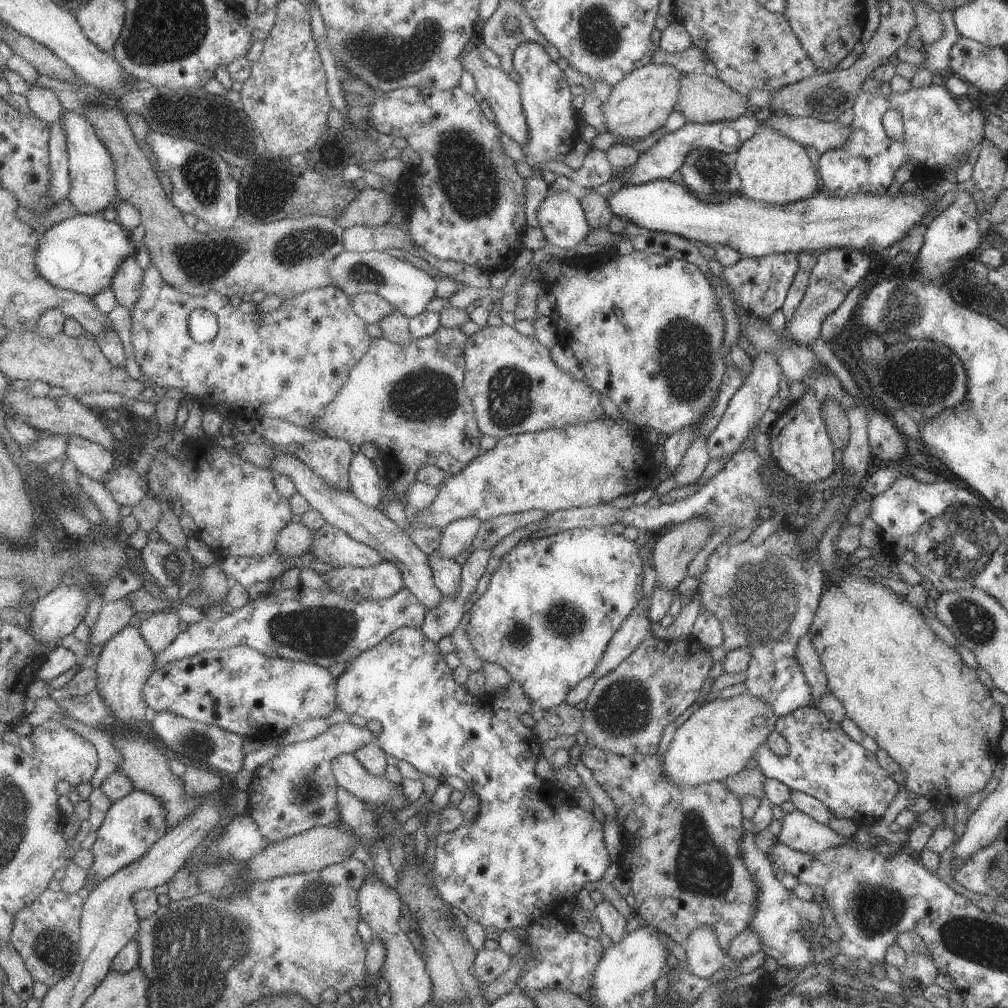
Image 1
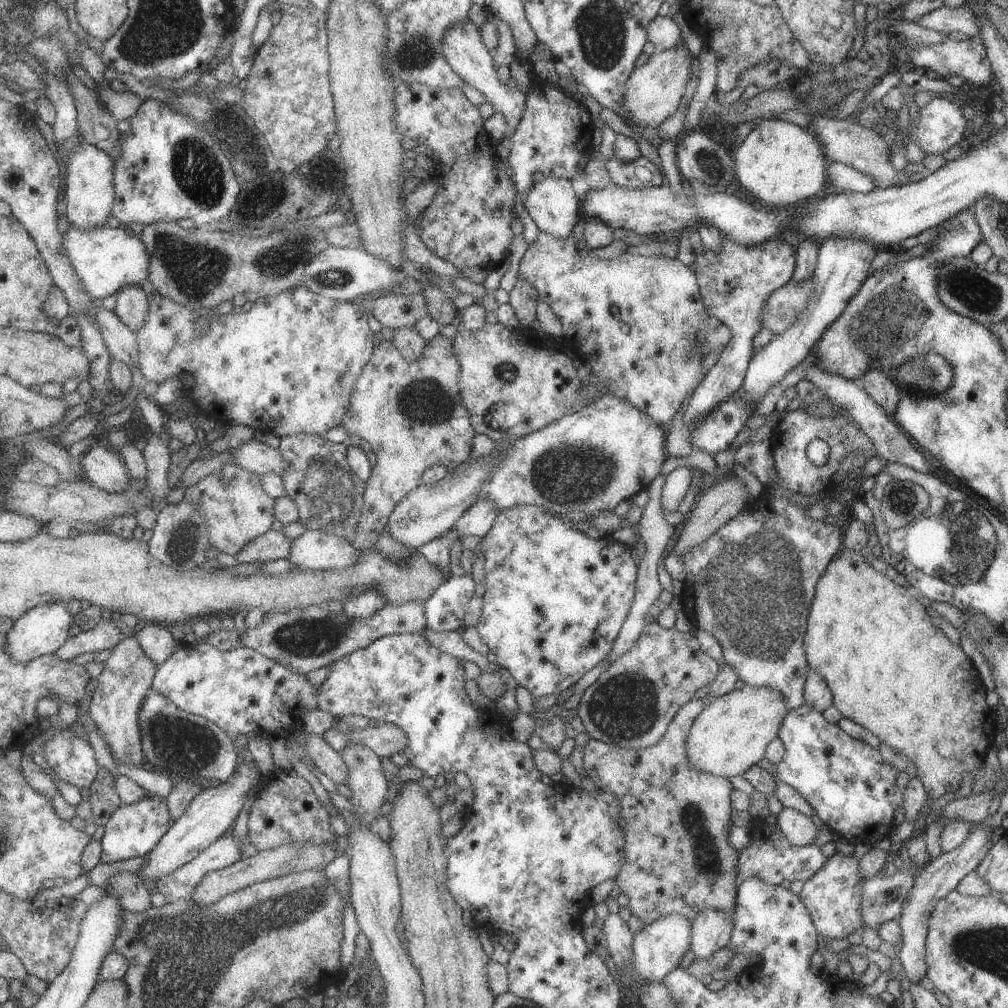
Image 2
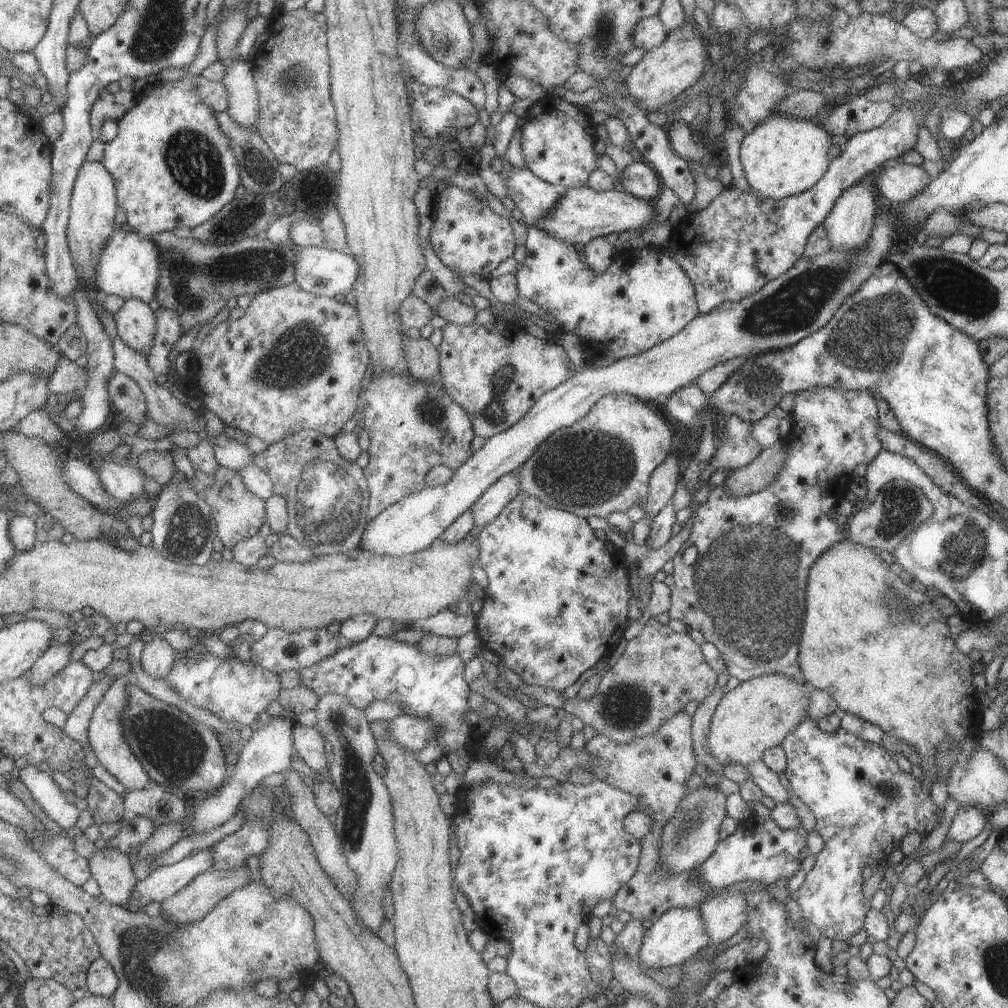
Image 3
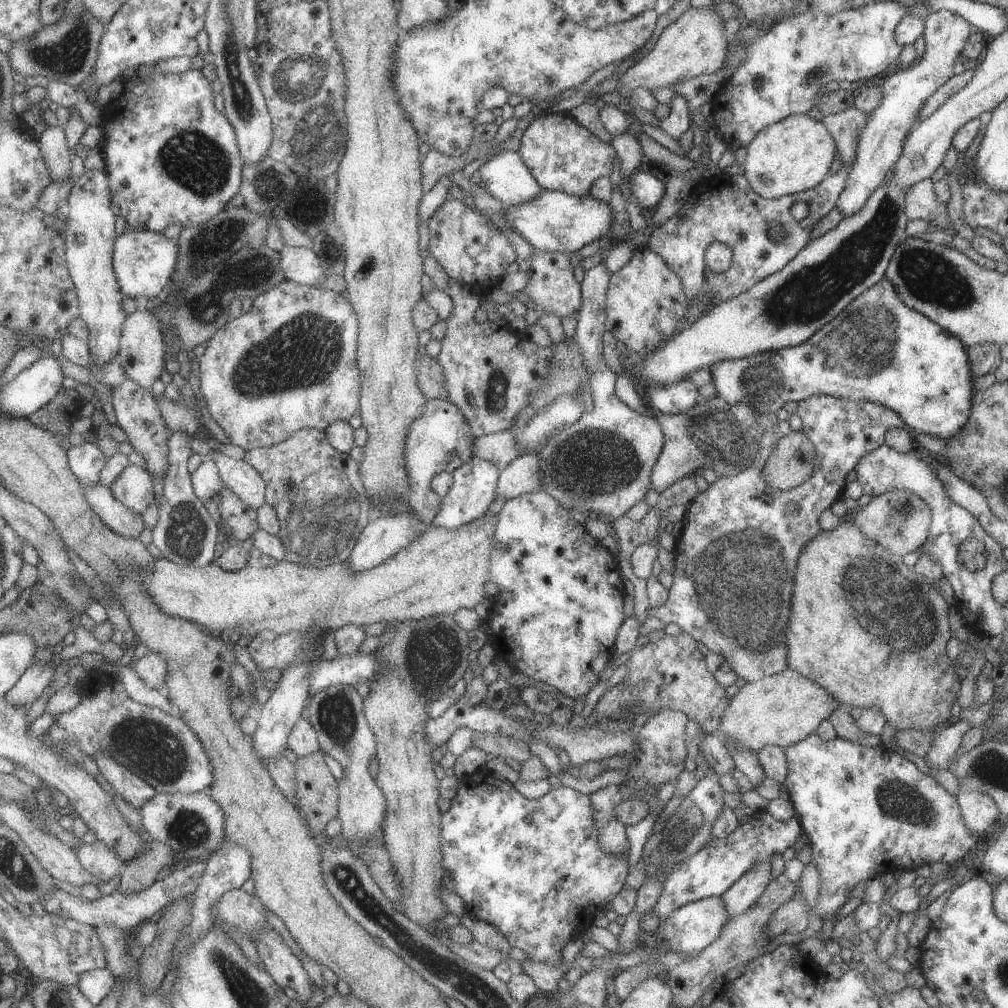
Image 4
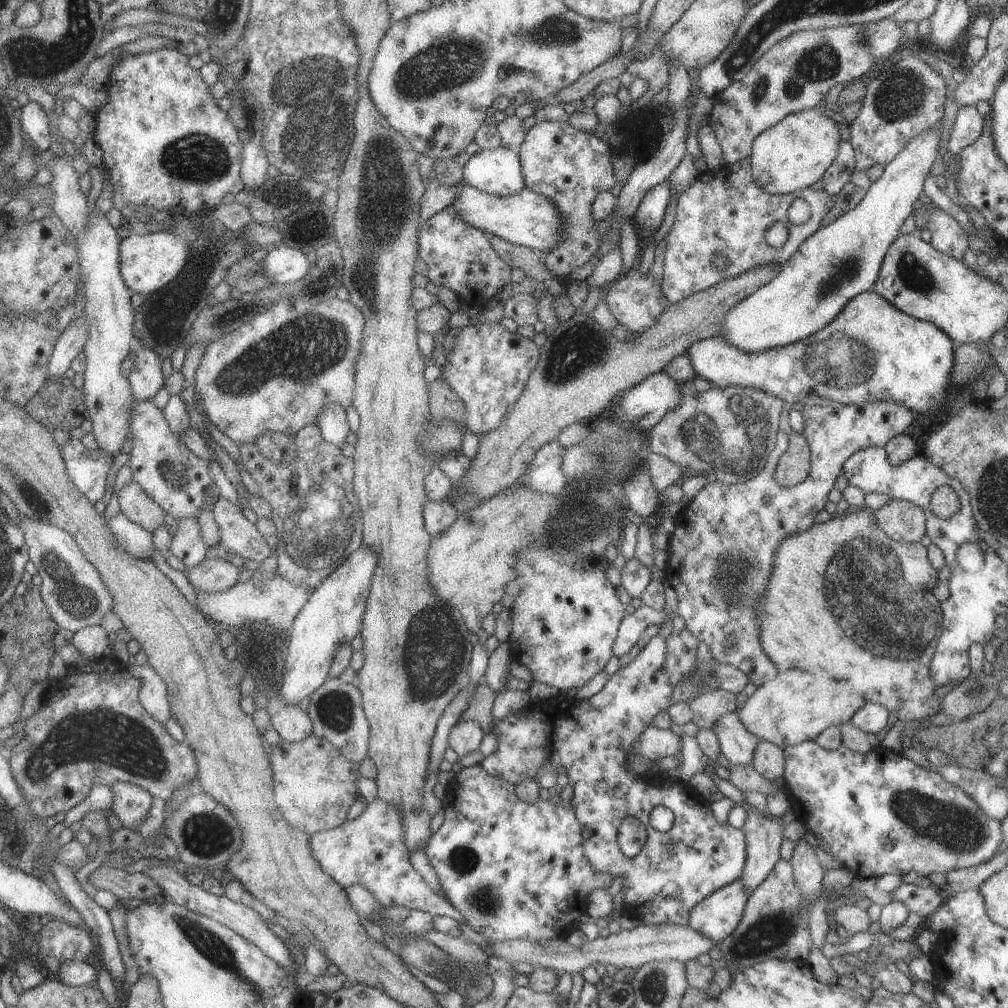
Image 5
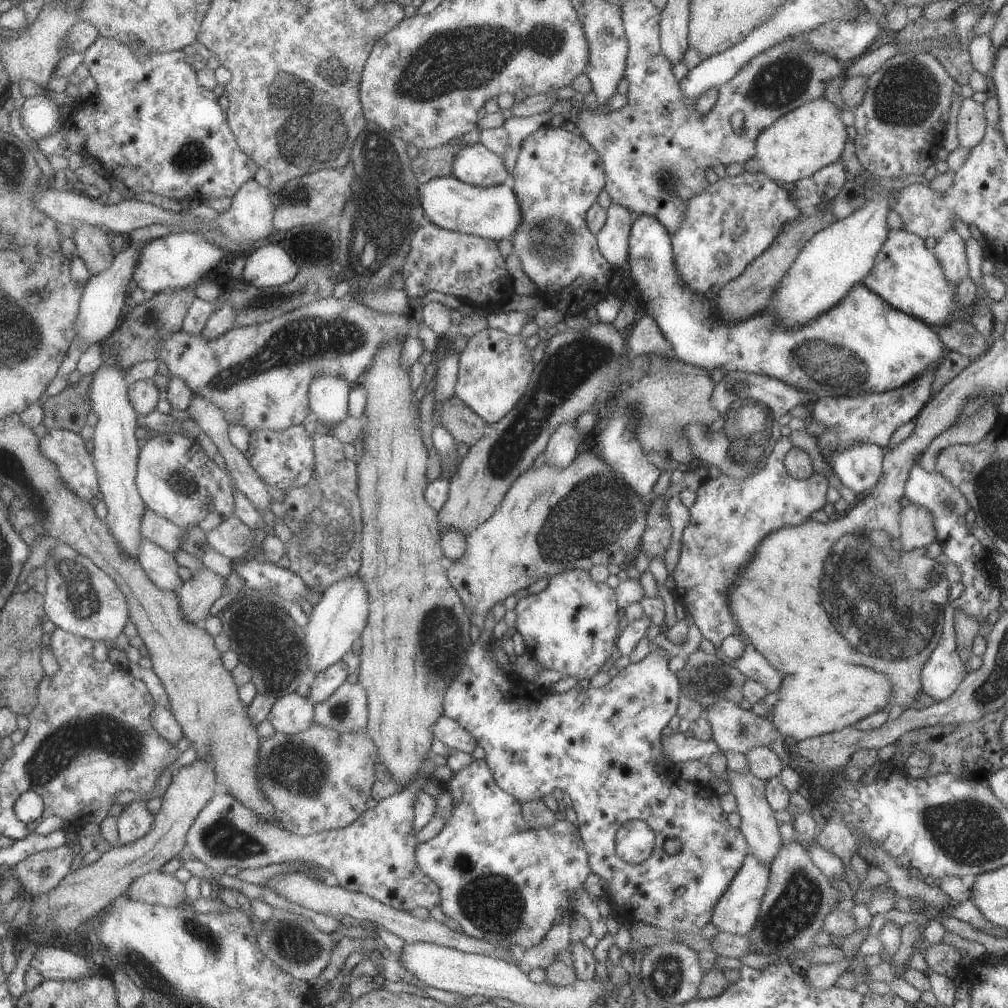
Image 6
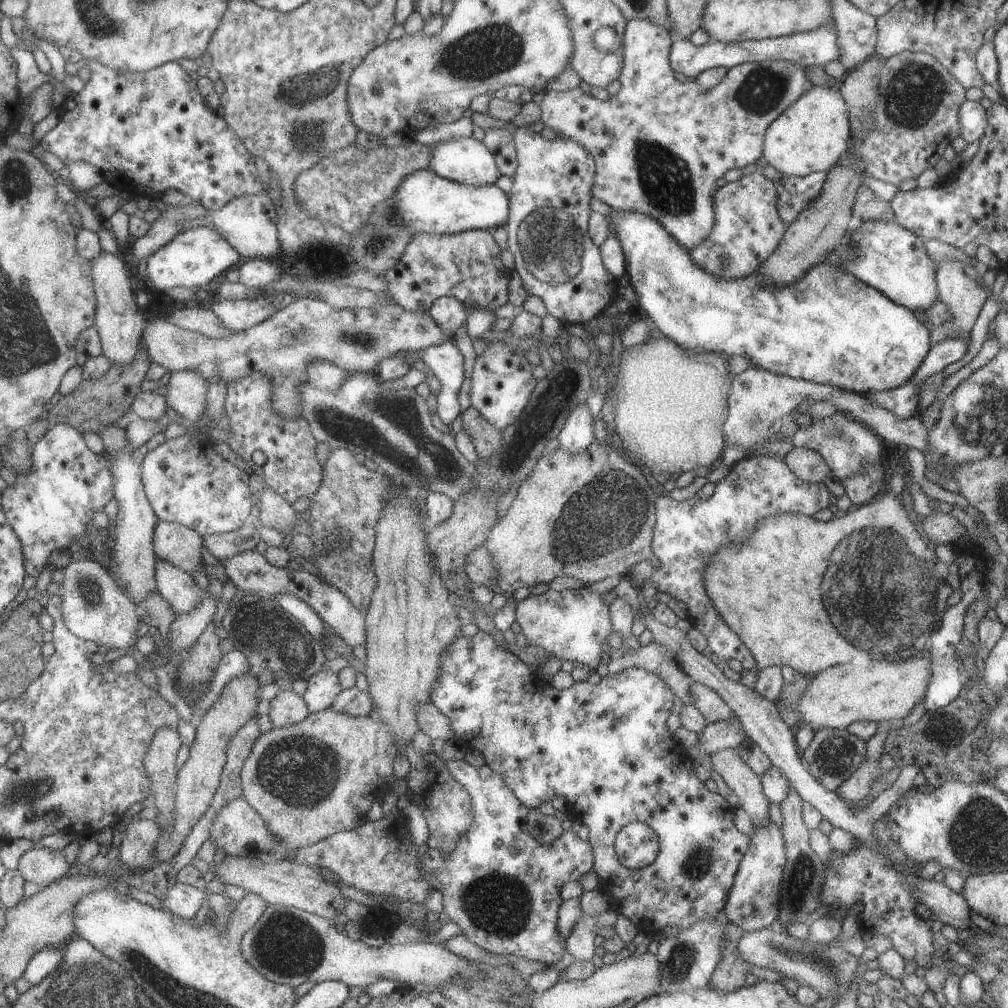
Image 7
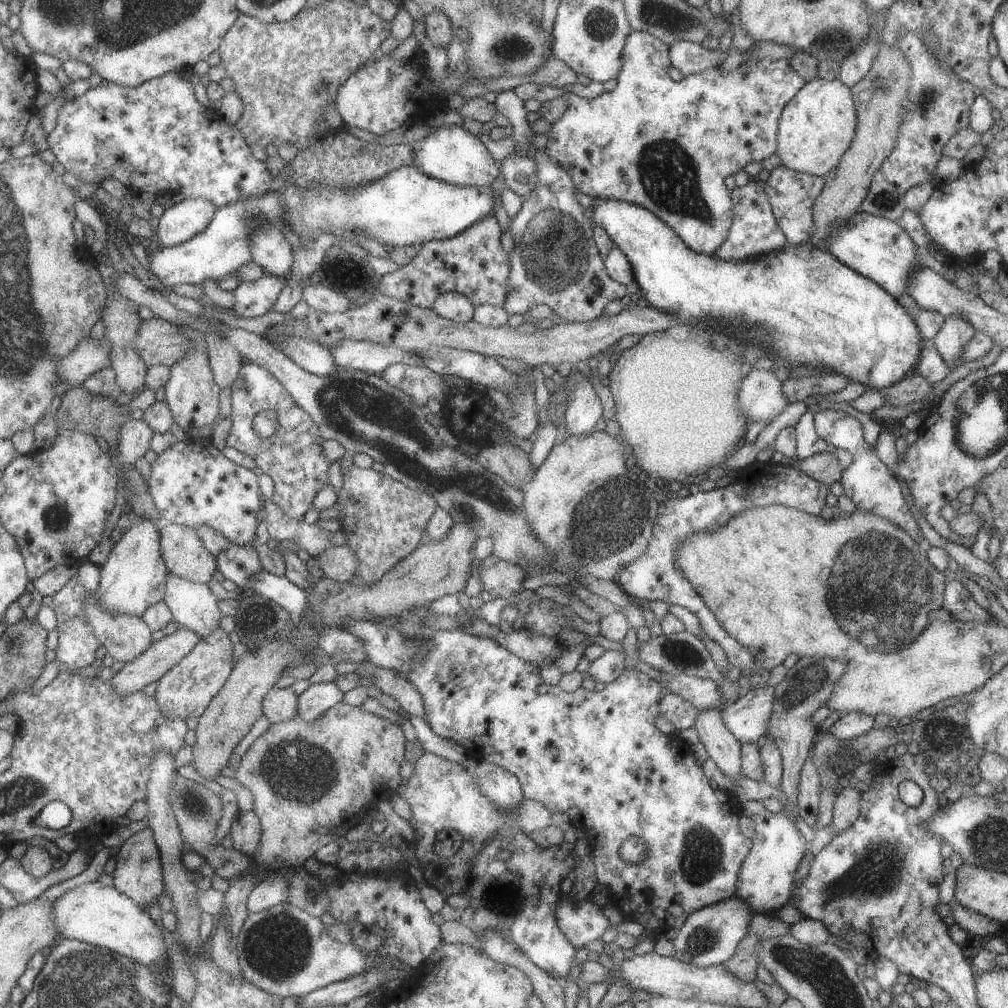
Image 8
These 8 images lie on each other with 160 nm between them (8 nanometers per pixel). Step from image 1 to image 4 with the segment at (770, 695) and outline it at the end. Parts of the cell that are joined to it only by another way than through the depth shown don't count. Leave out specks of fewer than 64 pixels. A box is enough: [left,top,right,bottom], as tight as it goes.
[646,395,905,683]

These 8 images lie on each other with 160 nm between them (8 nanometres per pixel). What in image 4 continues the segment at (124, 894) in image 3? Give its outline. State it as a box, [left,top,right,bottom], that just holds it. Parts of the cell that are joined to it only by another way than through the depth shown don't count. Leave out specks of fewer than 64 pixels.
[74,840,126,883]

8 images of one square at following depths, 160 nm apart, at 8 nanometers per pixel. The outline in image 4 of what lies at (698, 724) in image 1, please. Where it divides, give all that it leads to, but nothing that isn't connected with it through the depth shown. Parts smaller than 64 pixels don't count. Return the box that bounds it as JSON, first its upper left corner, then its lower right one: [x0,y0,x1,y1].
[715,668,839,752]

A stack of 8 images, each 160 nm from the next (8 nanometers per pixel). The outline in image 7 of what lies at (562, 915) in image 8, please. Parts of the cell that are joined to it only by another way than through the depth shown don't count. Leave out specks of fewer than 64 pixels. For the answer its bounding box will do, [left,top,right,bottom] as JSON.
[566,910,615,961]

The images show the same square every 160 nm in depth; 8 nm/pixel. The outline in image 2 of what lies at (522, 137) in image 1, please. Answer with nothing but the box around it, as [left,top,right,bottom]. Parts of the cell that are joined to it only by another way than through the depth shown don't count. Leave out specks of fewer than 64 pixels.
[441,18,526,135]

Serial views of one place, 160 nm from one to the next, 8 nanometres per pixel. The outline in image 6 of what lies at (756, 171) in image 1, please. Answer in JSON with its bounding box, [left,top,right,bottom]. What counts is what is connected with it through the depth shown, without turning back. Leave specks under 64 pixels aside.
[754,97,848,184]

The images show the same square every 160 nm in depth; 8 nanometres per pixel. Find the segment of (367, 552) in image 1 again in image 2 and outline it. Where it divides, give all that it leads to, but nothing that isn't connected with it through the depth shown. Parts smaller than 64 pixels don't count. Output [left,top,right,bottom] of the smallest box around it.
[286,530,359,570]

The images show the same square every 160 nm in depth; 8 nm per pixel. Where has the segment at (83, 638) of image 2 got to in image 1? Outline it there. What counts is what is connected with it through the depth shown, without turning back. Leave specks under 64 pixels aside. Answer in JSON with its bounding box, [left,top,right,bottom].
[90,596,136,647]

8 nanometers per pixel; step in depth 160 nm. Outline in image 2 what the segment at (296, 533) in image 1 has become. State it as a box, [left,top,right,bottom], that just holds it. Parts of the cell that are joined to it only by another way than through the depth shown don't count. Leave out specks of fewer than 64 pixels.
[234,529,291,563]

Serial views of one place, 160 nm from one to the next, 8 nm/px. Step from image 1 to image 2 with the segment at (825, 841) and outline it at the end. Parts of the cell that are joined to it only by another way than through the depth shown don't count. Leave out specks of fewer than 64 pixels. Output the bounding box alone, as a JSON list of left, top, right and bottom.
[777,807,818,846]

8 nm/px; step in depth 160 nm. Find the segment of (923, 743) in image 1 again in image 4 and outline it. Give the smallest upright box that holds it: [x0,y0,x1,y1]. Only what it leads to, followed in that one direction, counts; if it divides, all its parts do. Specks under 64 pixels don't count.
[785,521,960,732]

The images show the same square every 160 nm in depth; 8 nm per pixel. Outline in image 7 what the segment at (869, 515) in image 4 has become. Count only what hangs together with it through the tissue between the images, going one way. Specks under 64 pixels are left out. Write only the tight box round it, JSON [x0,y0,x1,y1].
[921,513,965,546]

